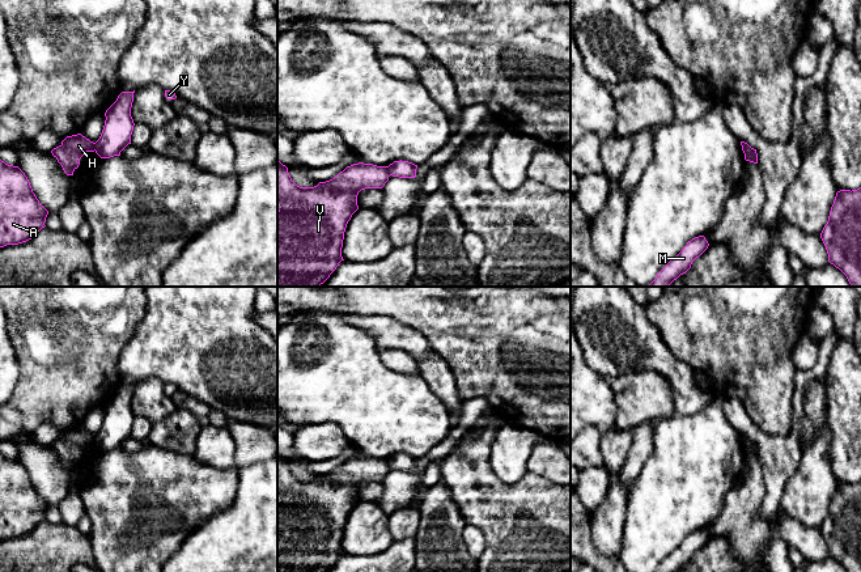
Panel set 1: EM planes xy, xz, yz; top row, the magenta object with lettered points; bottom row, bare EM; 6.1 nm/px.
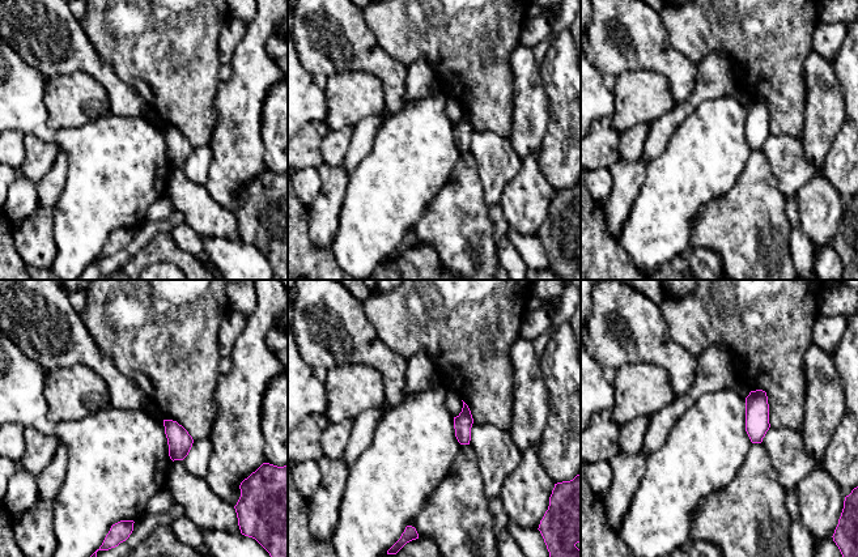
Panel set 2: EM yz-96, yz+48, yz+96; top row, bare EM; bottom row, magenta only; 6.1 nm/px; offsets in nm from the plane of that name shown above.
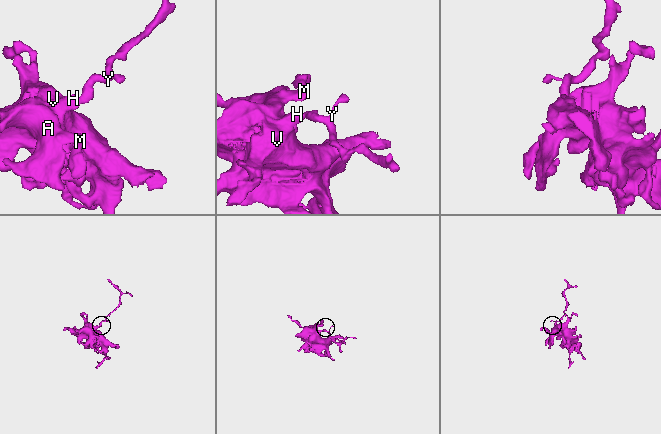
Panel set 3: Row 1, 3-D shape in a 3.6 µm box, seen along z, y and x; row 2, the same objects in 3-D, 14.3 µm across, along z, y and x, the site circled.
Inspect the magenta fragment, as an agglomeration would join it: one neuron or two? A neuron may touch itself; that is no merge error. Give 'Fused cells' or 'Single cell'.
Fused cells

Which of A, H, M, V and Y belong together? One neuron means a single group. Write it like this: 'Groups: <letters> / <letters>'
Groups: A H M V / Y

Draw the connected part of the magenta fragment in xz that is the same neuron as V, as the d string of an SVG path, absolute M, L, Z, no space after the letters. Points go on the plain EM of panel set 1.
M277 453L277 572L328 572L344 554L344 525L359 503L359 486L382 482L389 470L389 459L359 456L330 474L314 480L300 480L292 474L288 461Z

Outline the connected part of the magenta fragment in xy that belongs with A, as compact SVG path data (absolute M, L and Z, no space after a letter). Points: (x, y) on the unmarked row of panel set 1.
M0 453L0 541L31 533L47 508L25 466Z

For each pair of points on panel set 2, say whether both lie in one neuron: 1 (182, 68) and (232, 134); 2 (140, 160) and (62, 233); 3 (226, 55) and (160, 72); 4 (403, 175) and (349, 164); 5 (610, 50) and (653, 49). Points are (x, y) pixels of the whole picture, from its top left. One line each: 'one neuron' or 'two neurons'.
1: two neurons
2: one neuron
3: two neurons
4: two neurons
5: one neuron

